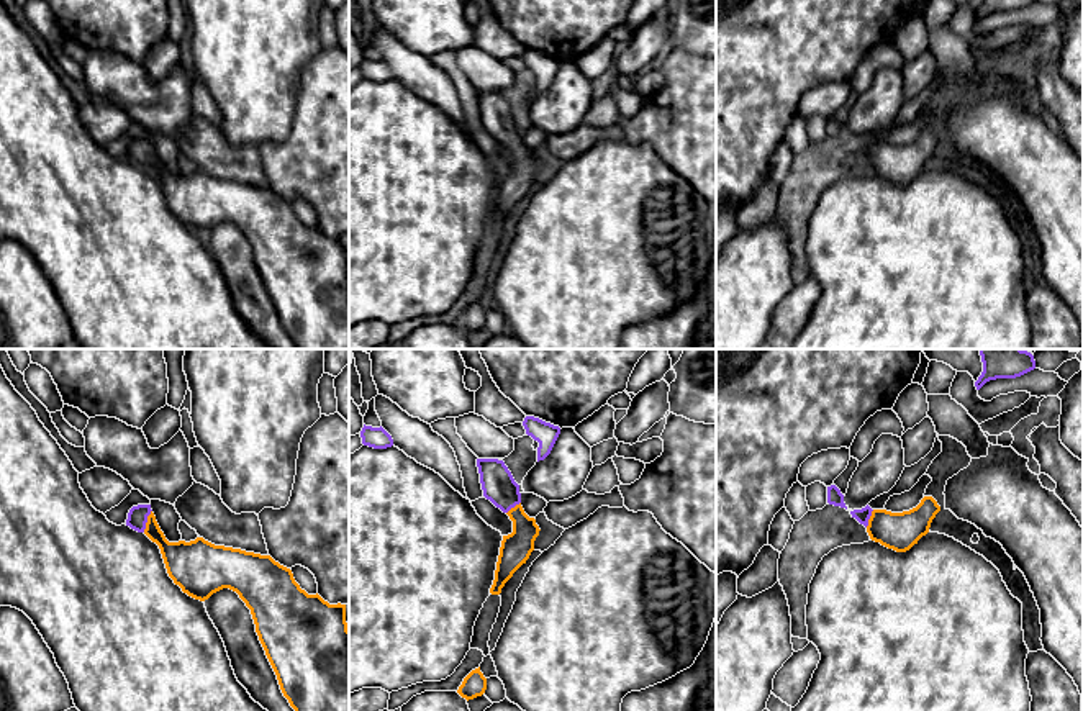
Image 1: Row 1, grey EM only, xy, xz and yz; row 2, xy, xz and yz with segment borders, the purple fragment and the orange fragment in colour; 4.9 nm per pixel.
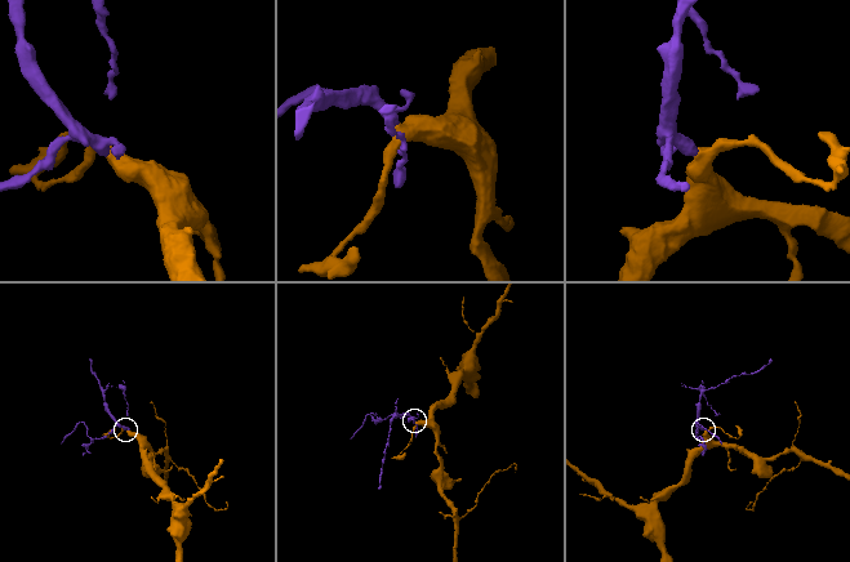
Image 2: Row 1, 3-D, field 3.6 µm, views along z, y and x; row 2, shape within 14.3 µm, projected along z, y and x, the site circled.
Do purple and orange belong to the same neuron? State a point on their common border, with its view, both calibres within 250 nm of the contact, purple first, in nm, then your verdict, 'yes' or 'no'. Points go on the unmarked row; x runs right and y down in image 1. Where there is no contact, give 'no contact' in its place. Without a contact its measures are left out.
xy (146, 154) | 100/170 nm | yes

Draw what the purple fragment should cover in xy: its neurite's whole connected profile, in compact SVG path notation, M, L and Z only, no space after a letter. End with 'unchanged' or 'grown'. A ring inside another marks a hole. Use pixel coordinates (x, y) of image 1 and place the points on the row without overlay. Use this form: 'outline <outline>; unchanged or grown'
outline M151 138L133 139L126 159L144 165L161 182L169 210L188 229L205 234L229 221L251 242L256 265L277 308L280 323L298 349L349 349L349 262L346 238L329 238L318 226L308 228L290 202L270 188L215 179L203 170L169 175Z; grown

